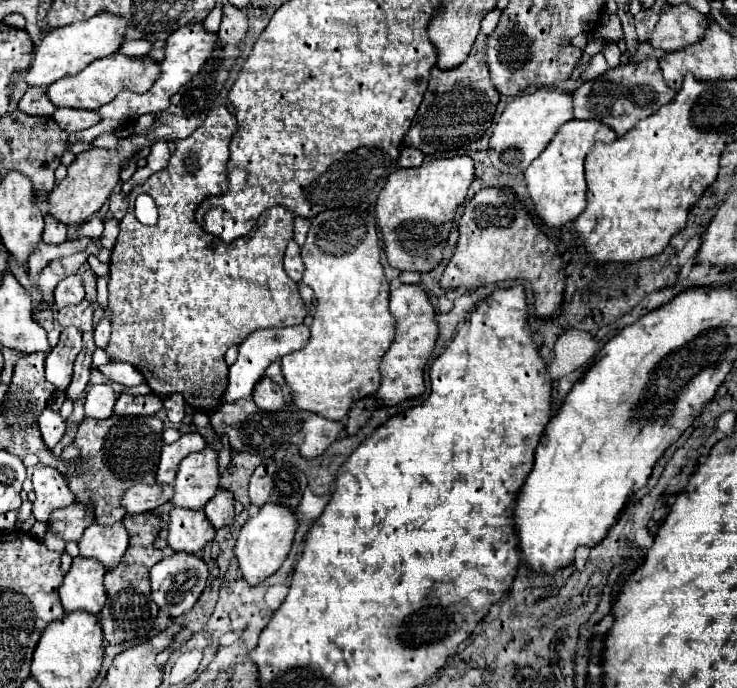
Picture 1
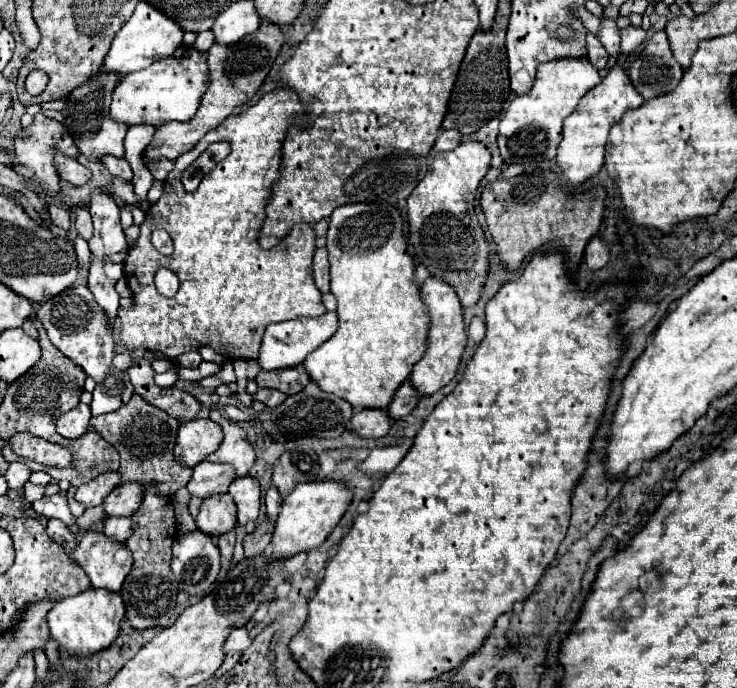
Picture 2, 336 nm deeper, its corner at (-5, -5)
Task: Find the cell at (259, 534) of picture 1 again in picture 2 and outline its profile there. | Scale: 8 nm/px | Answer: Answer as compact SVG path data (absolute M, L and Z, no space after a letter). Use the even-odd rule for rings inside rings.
M333 480L321 482L305 482L299 484L281 504L279 518L275 522L273 538L271 538L271 558L291 558L299 552L309 552L319 548L331 530L337 526L341 516L345 514L351 502L351 492L345 484Z

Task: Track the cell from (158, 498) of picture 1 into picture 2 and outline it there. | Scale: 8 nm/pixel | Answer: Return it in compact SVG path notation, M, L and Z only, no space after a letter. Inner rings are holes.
M203 460L193 468L193 478L187 484L191 496L205 500L213 494L227 492L229 484L235 480L235 470L227 464L211 464Z

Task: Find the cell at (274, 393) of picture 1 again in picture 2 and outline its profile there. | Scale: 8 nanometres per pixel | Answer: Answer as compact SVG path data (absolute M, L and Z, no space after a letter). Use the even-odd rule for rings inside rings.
M299 364L295 368L285 368L285 370L271 370L271 372L259 372L255 378L259 388L275 388L285 394L295 394L303 390L311 380L305 368Z

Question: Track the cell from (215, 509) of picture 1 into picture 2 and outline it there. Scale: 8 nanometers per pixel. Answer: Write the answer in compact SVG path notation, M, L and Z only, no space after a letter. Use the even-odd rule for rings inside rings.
M243 476L229 486L229 494L237 504L237 524L245 526L259 516L259 482Z

